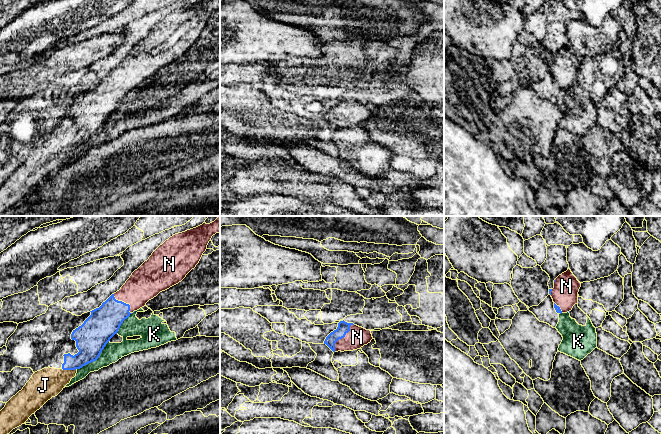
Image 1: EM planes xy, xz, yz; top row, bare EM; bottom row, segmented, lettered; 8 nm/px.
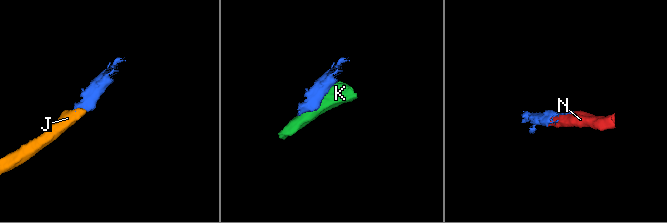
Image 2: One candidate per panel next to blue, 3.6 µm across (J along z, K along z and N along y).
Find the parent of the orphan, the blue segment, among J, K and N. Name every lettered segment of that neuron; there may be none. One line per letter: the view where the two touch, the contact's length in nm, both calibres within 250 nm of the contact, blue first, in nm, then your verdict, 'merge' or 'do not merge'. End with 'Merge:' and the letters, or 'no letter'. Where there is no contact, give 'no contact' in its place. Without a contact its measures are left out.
J: meets blue in xy; contact 130 nm long; 200 nm thick on the blue side, 240 nm on the other; merge
K: meets blue in xy; contact 340 nm long; 260 nm thick on the blue side, 160 nm on the other; do not merge
N: meets blue in xz; contact 280 nm long; 100 nm thick on the blue side, 170 nm on the other; merge
Merge: J, N

